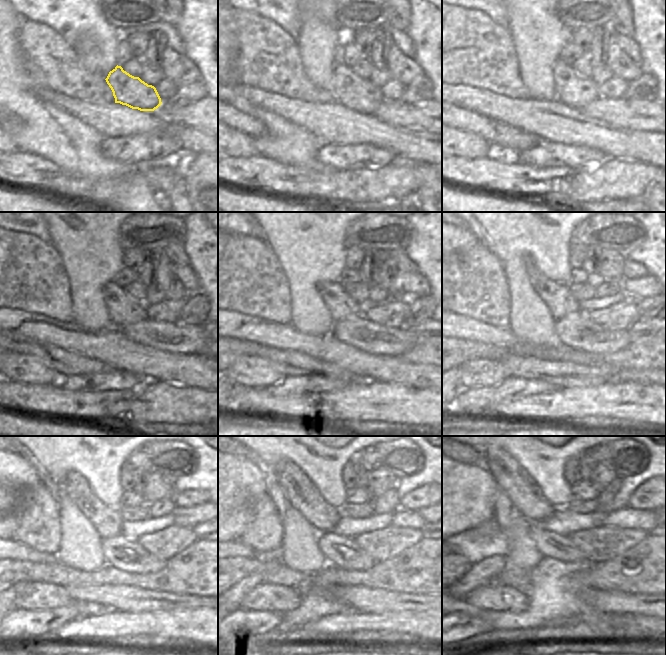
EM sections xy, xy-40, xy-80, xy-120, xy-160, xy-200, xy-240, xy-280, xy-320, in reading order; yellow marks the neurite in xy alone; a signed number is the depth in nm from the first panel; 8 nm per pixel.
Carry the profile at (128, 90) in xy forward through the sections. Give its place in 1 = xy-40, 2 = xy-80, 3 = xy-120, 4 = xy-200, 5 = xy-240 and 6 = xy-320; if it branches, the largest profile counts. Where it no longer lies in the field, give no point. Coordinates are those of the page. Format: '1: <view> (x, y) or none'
1: xy-40 (359, 94)
2: xy-80 (572, 90)
3: xy-120 (123, 310)
4: xy-200 (557, 296)
5: xy-240 (107, 521)
6: xy-320 (526, 495)

